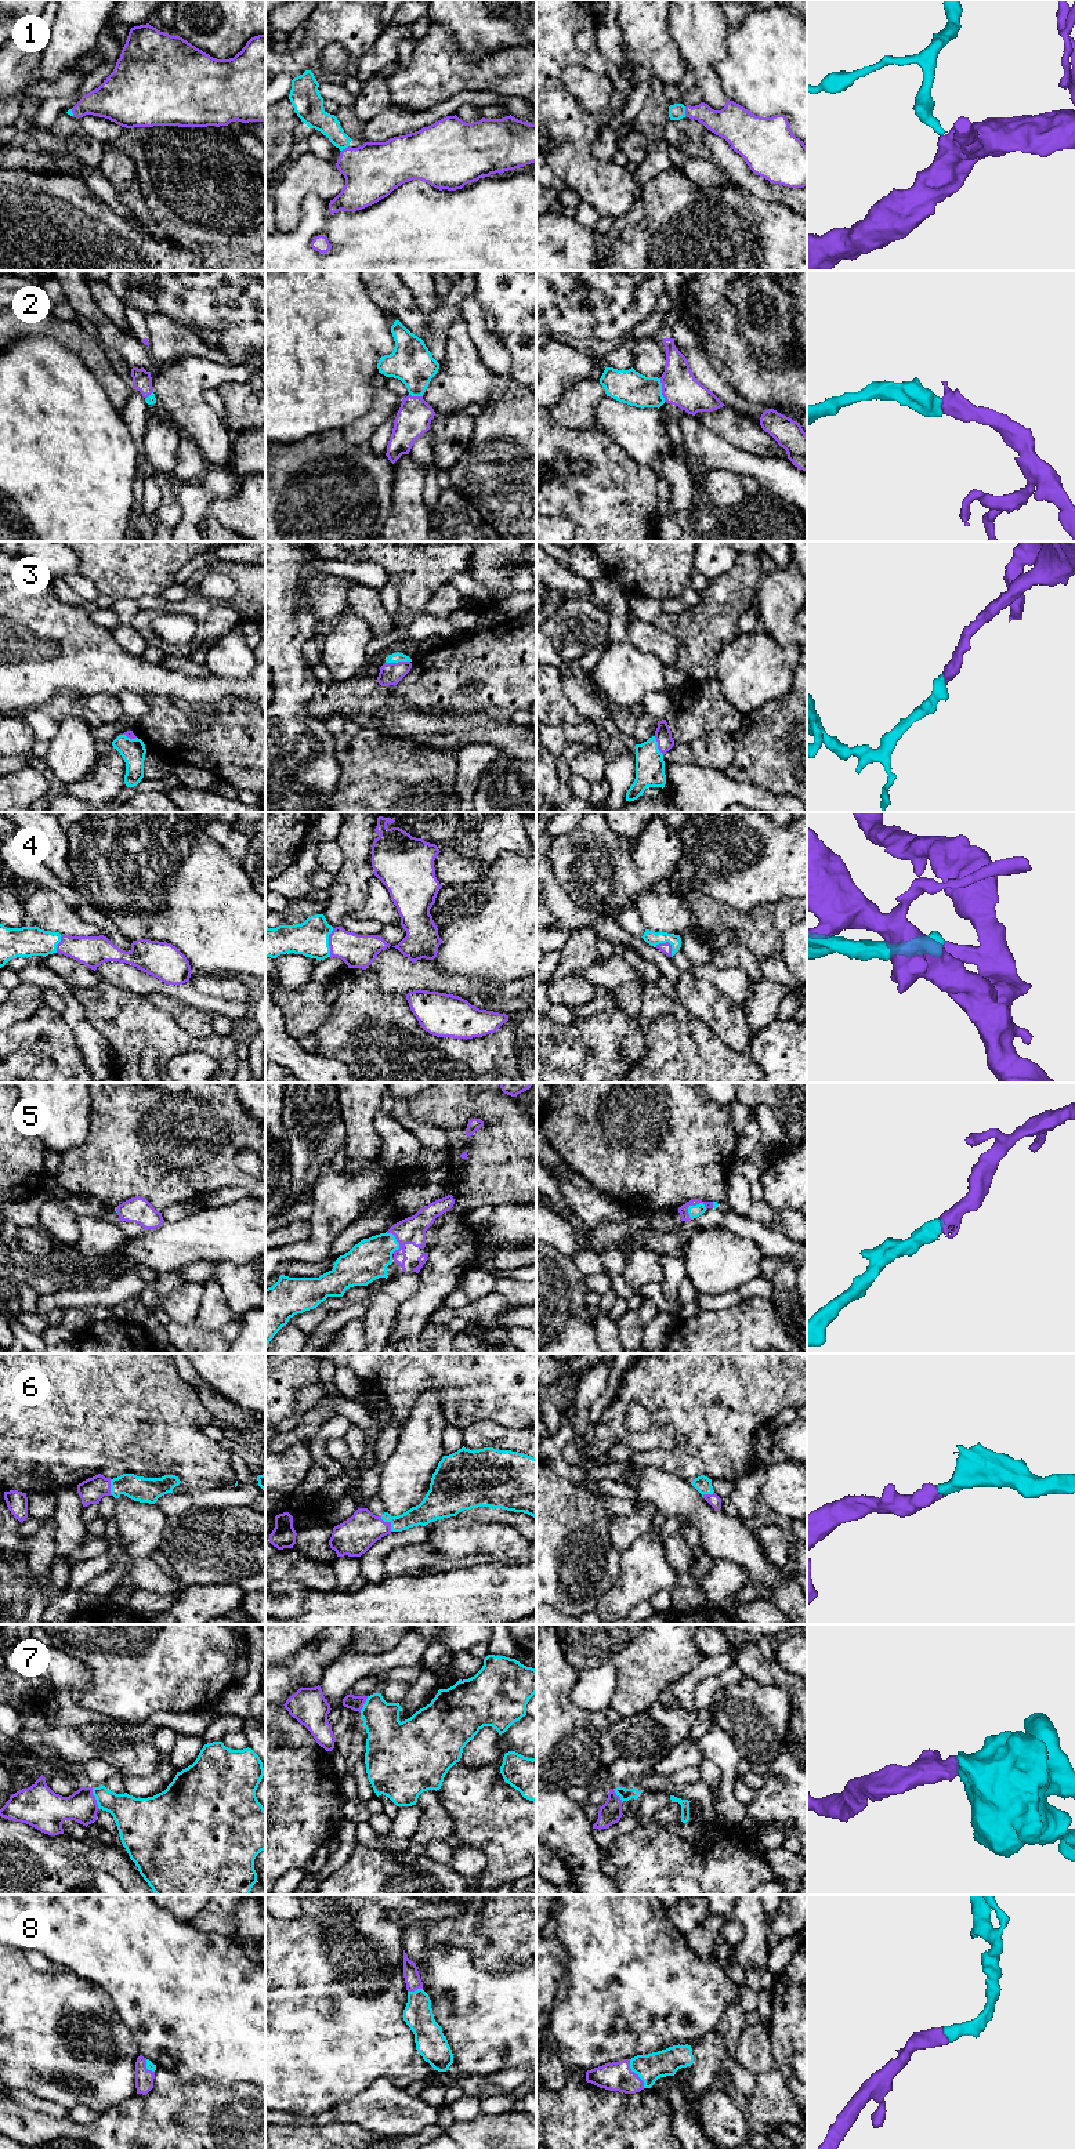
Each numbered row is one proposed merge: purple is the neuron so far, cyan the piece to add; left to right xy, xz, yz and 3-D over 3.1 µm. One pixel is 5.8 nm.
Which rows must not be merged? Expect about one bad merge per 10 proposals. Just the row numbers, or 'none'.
none

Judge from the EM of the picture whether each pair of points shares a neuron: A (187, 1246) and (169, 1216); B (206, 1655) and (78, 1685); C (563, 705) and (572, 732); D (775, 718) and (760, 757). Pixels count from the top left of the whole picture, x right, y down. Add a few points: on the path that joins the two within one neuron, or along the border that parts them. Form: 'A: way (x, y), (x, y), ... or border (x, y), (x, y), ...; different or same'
A: border (202, 1209), (176, 1221), (165, 1221); different
B: border (72, 1656), (91, 1673), (91, 1687), (79, 1704); different
C: border (583, 720), (578, 724), (552, 725); different
D: way (775, 728), (775, 742), (770, 747); same

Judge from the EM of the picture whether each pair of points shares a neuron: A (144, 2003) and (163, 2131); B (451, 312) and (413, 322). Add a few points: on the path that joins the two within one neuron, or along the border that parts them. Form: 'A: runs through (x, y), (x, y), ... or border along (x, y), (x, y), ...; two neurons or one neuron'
A: border along (162, 2068), (167, 2072); two neurons
B: border along (429, 316), (429, 329), (423, 340); two neurons

